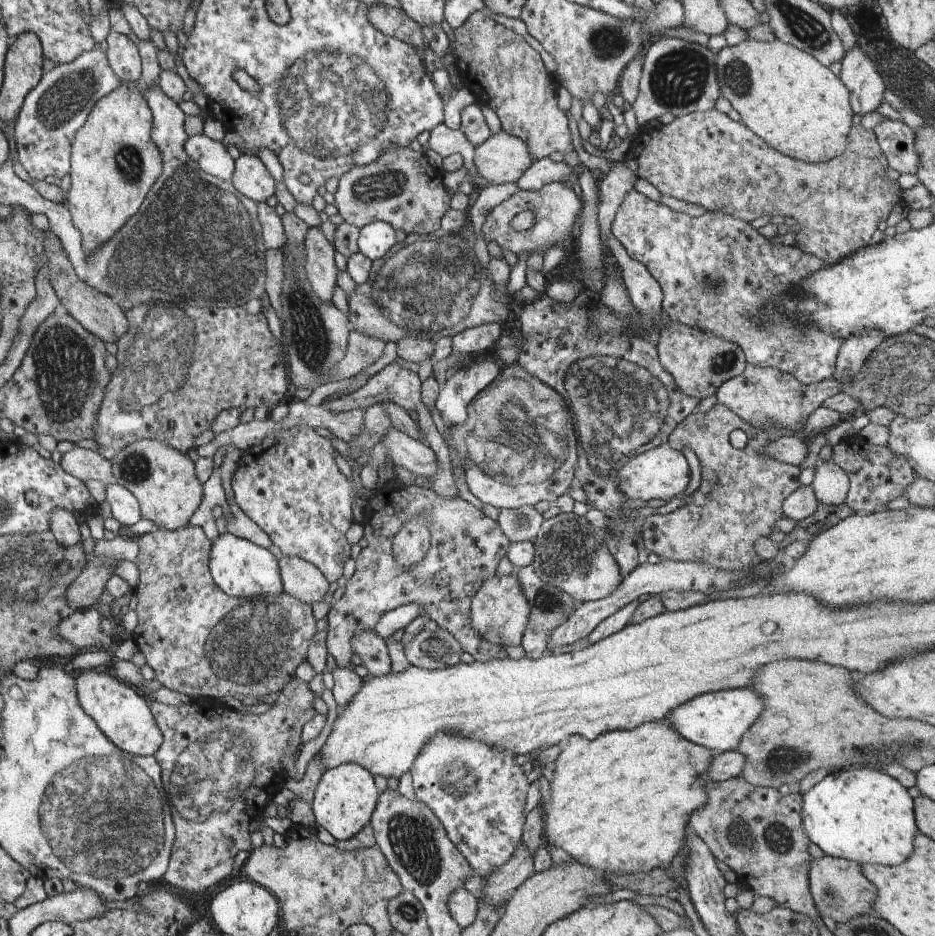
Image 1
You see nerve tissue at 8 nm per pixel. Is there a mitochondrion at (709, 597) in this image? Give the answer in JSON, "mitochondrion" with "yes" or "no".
{"mitochondrion":"no"}

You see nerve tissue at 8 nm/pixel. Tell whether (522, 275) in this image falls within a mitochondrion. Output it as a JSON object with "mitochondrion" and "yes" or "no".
{"mitochondrion":"no"}

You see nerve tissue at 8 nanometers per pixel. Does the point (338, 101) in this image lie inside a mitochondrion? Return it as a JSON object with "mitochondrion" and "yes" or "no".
{"mitochondrion":"yes"}

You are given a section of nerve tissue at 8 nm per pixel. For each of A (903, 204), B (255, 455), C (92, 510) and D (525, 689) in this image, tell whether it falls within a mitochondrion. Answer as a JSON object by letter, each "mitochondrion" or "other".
{"A":"other","B":"other","C":"other","D":"other"}

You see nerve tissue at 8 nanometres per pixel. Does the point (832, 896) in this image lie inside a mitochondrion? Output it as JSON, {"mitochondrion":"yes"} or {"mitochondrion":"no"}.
{"mitochondrion":"yes"}

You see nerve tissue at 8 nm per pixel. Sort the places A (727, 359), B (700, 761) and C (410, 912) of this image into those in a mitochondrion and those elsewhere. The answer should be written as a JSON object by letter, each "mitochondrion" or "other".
{"A":"mitochondrion","B":"other","C":"mitochondrion"}

